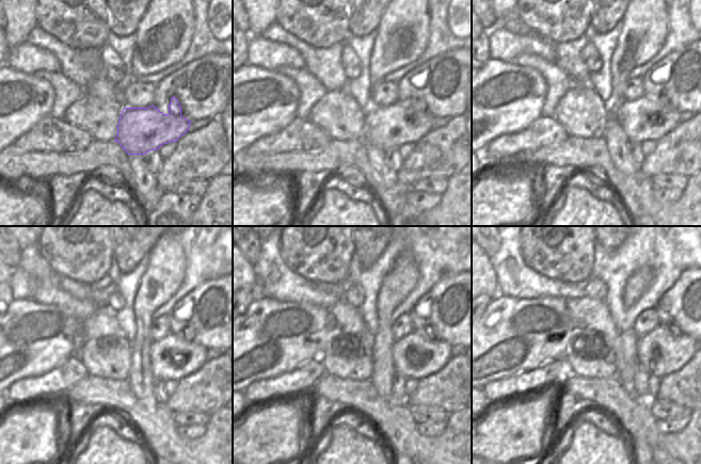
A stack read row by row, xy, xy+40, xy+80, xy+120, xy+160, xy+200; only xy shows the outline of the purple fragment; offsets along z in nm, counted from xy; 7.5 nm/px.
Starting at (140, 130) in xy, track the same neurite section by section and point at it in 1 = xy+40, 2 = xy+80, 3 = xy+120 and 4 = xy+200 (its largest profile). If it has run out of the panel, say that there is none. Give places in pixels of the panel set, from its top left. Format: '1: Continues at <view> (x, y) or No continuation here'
1: Continues at xy+40 (386, 127)
2: Continues at xy+80 (641, 120)
3: Continues at xy+120 (172, 357)
4: Continues at xy+200 (665, 350)

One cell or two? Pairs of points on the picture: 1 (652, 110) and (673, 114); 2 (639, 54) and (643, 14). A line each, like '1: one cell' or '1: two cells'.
1: one cell
2: one cell

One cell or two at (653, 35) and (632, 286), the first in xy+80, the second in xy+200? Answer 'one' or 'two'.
one

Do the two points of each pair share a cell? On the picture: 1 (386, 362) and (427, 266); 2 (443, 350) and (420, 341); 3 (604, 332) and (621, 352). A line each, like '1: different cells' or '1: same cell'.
1: different cells
2: same cell
3: different cells

